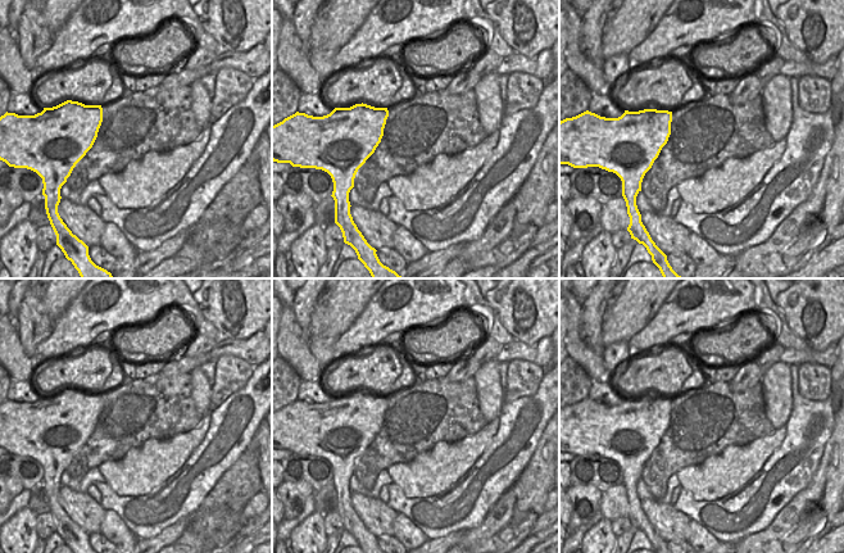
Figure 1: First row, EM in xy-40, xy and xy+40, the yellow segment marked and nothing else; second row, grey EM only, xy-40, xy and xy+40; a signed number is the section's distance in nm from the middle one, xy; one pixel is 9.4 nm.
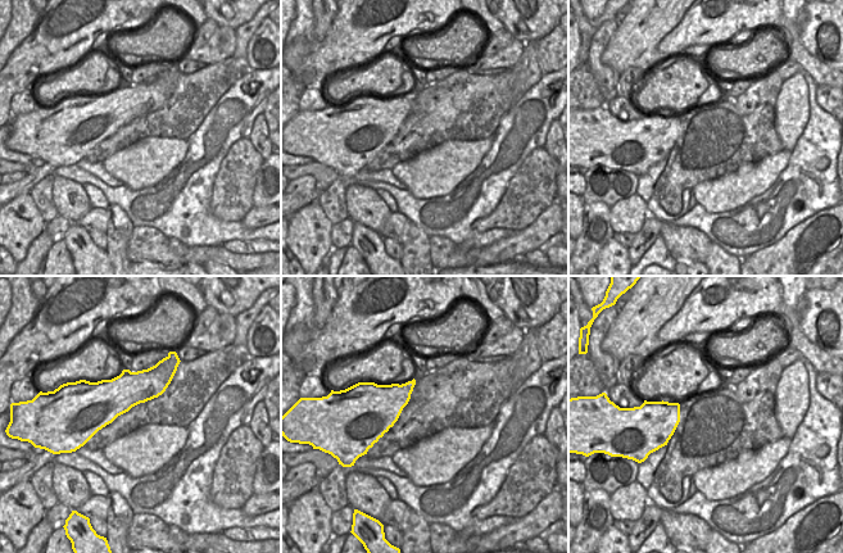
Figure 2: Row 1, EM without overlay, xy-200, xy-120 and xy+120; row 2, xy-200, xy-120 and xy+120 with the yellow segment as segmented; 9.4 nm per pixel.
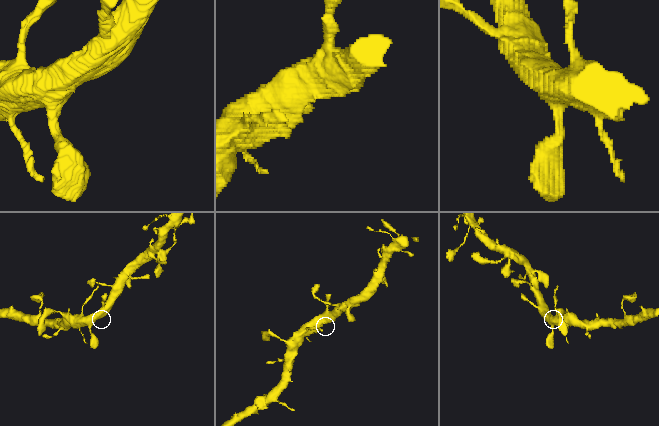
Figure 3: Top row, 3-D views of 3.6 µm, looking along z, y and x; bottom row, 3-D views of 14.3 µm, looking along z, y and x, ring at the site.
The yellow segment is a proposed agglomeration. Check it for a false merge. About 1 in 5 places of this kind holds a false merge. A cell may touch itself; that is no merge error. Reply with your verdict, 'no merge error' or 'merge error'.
no merge error

